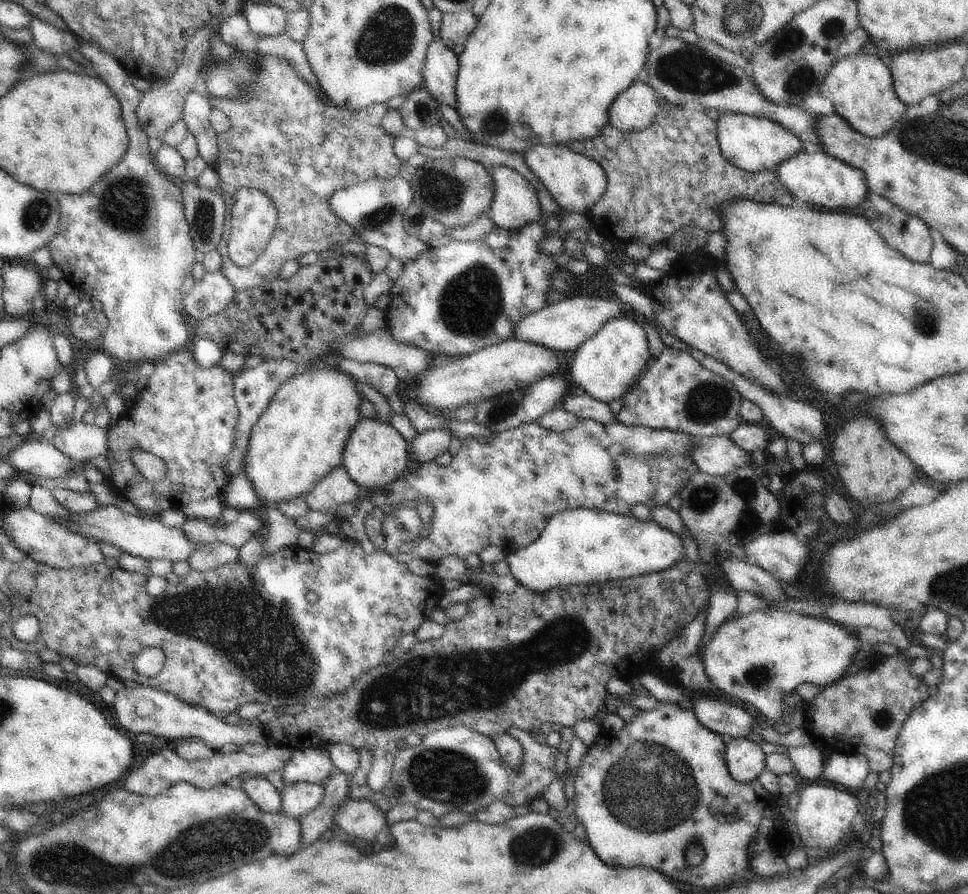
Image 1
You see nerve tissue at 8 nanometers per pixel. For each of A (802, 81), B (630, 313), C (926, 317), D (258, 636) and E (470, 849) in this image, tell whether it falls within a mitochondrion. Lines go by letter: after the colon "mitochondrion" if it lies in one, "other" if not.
A: mitochondrion
B: other
C: mitochondrion
D: mitochondrion
E: other

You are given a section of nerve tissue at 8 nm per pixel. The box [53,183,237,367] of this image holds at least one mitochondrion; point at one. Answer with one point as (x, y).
(202, 220)

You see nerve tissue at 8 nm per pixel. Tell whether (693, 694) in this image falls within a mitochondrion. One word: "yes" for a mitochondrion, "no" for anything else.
no

